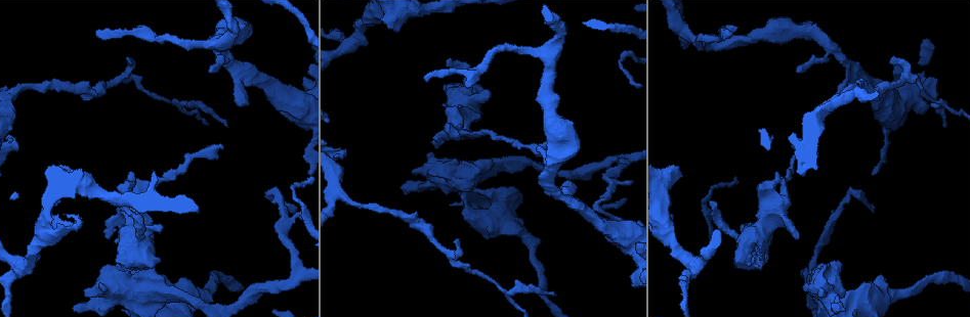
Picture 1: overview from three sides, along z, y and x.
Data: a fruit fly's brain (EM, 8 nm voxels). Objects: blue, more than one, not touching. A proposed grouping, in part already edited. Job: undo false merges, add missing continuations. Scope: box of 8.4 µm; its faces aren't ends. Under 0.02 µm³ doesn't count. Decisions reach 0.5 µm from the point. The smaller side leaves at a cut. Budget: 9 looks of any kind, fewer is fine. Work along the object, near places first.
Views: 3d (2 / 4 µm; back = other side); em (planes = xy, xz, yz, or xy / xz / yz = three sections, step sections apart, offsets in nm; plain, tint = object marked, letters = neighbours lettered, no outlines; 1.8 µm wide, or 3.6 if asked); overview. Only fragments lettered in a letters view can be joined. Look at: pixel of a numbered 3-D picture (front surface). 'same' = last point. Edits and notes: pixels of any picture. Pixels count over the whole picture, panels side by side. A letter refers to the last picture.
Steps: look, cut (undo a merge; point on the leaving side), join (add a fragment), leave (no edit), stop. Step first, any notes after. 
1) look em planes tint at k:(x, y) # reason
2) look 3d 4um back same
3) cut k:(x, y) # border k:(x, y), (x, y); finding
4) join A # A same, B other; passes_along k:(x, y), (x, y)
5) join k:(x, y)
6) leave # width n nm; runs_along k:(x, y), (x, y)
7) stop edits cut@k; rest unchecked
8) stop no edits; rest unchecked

look em planes letters at 1:(425, 79) # branch stops here

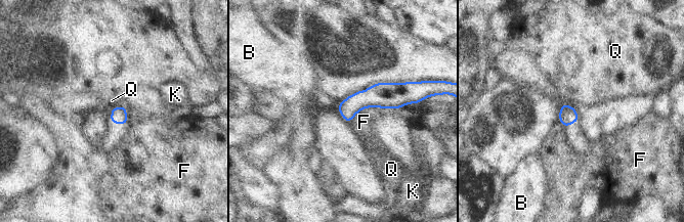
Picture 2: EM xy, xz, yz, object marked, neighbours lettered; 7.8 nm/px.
leave # B other, F other, K other, Q other; no lettered fragment goes on from it

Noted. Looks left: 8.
look em 3.6um xy step 4 plain at 1:(709, 201) # an open end

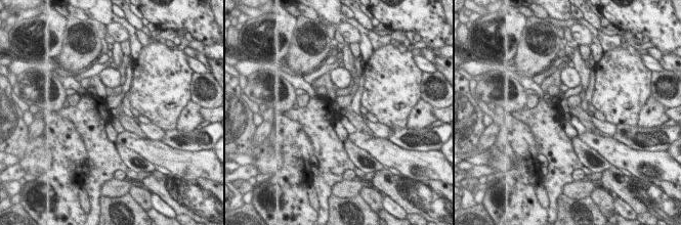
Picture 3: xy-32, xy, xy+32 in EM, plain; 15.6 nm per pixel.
look em 3.6um xy step 4 letters same # see the neighbours

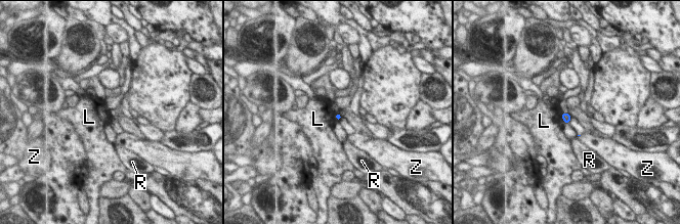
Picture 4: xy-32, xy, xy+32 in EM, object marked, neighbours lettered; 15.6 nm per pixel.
leave # L other, R other, Z other; border 4:(561, 114), (563, 120); none of them fits

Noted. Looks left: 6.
look 3d 4um at 1:(434, 144) # branch stops here

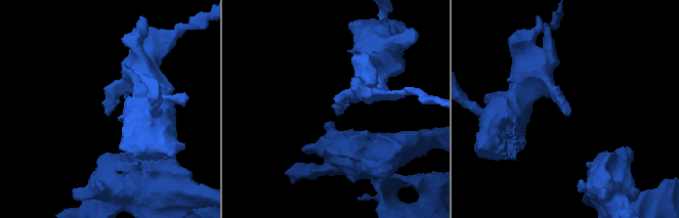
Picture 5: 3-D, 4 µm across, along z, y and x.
look em 3.6um yz step 8 tint at 5:(565, 114) # shape alone is not enough

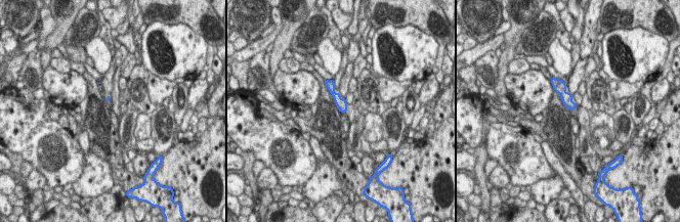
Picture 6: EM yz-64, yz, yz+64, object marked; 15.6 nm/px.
look em 3.6um planes letters same

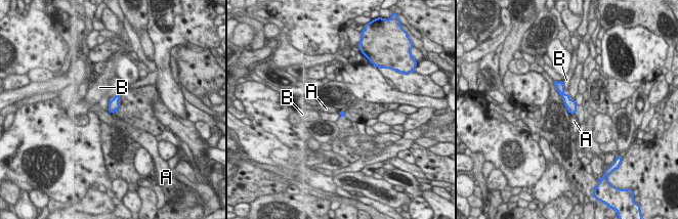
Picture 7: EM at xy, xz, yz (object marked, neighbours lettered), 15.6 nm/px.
leave # A other, B other; runs_along 7:(559, 85), (573, 111); no lettered fragment goes on from it

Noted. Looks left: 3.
look 3d 4um at 1:(491, 226) # thick turns thin

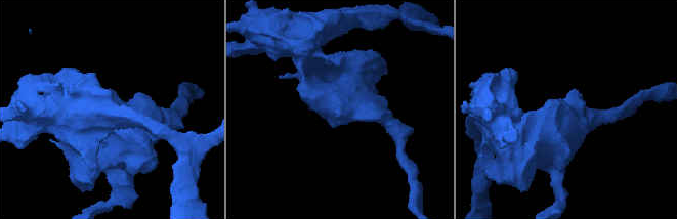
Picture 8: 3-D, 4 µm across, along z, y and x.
look em 3.6um planes letters at 8:(344, 108) # shape alone is not enough

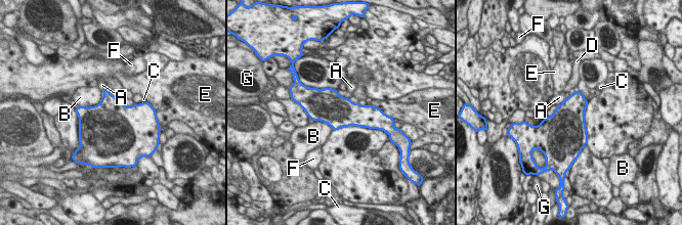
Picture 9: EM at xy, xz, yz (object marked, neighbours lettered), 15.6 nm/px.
leave # A other, B other, C other, D other, E other, F other, G other; all the same neuron

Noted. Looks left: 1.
stop no edits; rest unchecked

